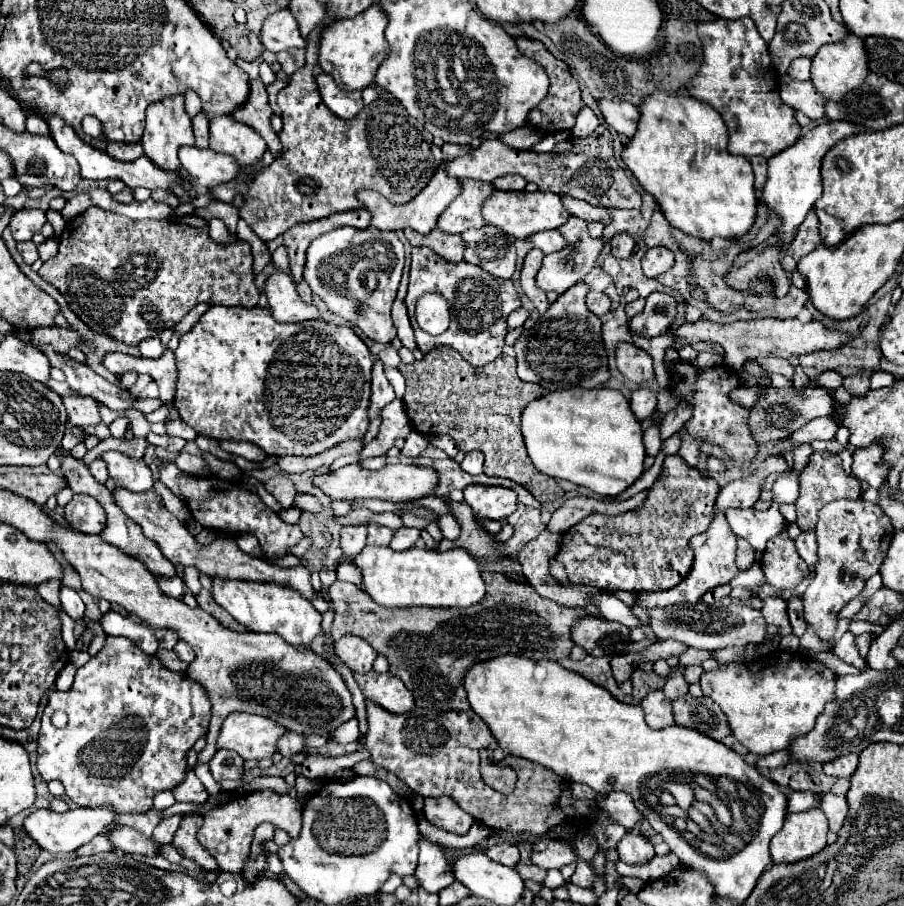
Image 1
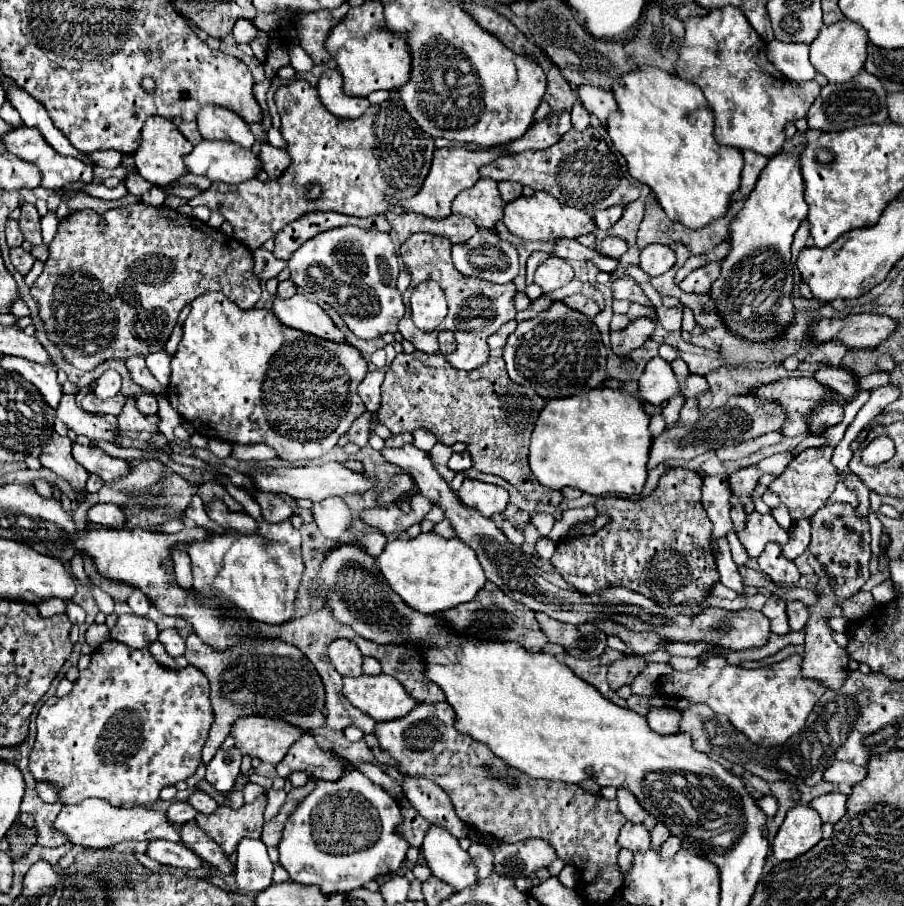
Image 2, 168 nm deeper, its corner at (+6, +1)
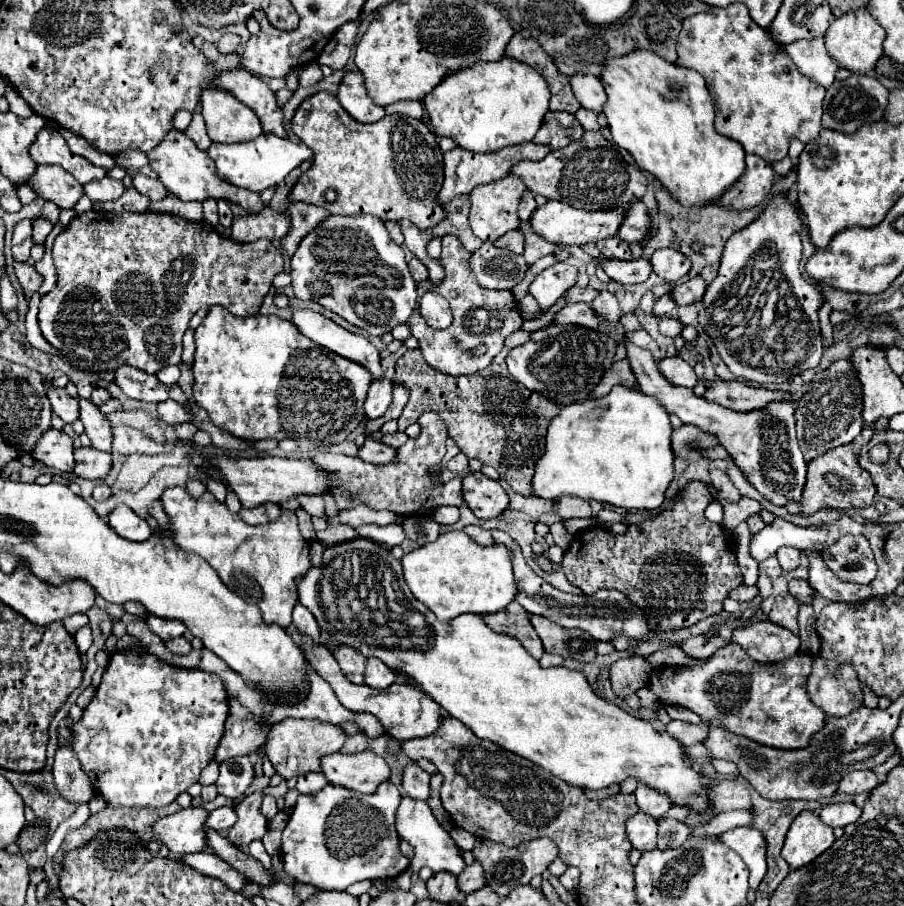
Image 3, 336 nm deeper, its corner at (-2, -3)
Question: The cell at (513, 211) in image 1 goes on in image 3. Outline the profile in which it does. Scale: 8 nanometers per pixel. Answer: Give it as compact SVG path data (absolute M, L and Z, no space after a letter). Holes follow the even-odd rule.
M549 200L547 204L539 206L529 224L533 226L533 230L543 236L547 242L553 242L553 244L559 244L559 246L583 246L587 242L597 242L597 240L603 240L603 238L613 238L623 222L623 216L627 212L629 206L619 206L619 208L613 208L613 210L597 210L597 212L587 212L587 210L579 210L579 208L573 208L565 202L559 202L559 200Z

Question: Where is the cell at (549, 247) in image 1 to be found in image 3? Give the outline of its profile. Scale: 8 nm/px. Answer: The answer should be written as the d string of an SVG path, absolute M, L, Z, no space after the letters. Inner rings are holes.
M599 258L597 264L607 272L609 278L613 278L615 282L621 284L639 284L645 282L651 274L651 262L647 258L639 258L639 260L603 260Z

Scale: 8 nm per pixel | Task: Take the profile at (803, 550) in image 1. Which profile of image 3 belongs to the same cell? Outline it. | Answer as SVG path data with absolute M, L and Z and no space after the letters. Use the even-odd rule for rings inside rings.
M781 548L777 552L777 560L783 570L795 570L799 566L799 556L801 552L797 552L795 548Z

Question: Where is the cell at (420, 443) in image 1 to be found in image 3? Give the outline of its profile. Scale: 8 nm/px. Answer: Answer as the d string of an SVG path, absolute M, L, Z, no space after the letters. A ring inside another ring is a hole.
M393 432L393 434L383 434L383 444L391 446L391 448L399 448L407 442L407 434L405 432Z

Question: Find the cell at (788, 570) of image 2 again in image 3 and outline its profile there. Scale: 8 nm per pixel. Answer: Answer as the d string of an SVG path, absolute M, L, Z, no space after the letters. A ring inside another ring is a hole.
M789 580L789 592L799 604L813 604L815 590L809 586L807 580Z

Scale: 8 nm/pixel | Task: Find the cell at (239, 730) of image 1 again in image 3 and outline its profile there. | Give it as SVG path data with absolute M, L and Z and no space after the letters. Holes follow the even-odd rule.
M287 718L271 728L269 740L263 750L265 750L265 758L269 758L273 762L277 774L287 780L287 778L309 774L309 772L321 772L321 758L327 754L341 752L345 738L347 738L347 734L343 732L341 726L321 722L321 720Z

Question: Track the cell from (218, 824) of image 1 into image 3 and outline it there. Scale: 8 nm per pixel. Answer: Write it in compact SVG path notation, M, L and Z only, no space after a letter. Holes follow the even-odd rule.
M253 792L245 796L241 804L237 804L235 812L239 816L237 824L227 832L229 842L235 846L249 846L253 840L261 840L267 832L267 818L261 814L263 792Z

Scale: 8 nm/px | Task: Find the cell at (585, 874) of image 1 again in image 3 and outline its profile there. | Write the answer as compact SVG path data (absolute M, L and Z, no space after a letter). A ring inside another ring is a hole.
M567 868L561 876L559 876L561 884L567 888L567 890L575 890L577 888L577 882L579 882L579 870L577 868Z

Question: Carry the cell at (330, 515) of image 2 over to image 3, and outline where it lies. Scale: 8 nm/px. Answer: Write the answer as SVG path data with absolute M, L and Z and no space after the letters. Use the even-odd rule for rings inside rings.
M315 494L313 496L301 496L299 504L307 514L325 518L325 508L323 508L323 498L321 496L315 496Z

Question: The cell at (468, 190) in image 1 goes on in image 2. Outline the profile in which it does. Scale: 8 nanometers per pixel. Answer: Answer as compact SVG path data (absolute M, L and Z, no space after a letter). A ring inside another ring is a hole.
M479 178L473 188L457 194L451 204L451 214L467 216L479 228L493 228L501 220L503 204L497 182L491 178Z

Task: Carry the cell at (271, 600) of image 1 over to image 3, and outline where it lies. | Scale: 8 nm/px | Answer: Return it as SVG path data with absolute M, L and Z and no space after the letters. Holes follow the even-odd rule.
M179 486L167 488L161 504L169 524L159 534L171 536L183 550L205 558L231 592L261 608L265 622L279 624L281 628L291 626L291 612L297 604L295 578L311 568L309 544L297 528L295 512L283 510L275 522L249 526L239 514L229 512L225 504L217 502L209 490L195 498Z

